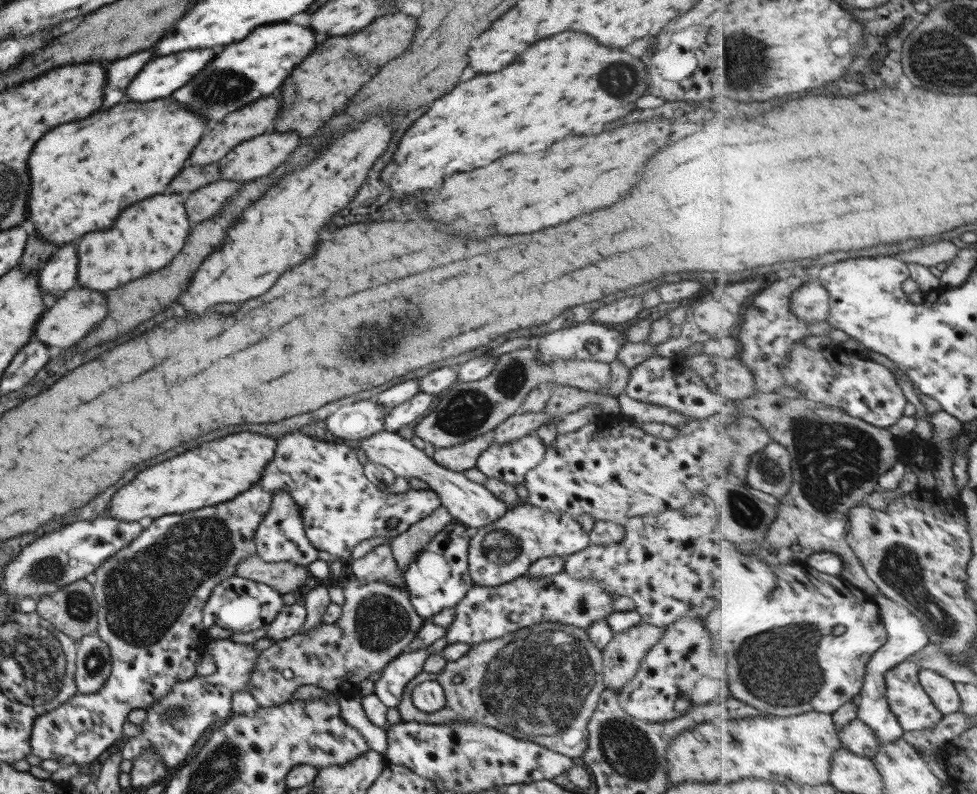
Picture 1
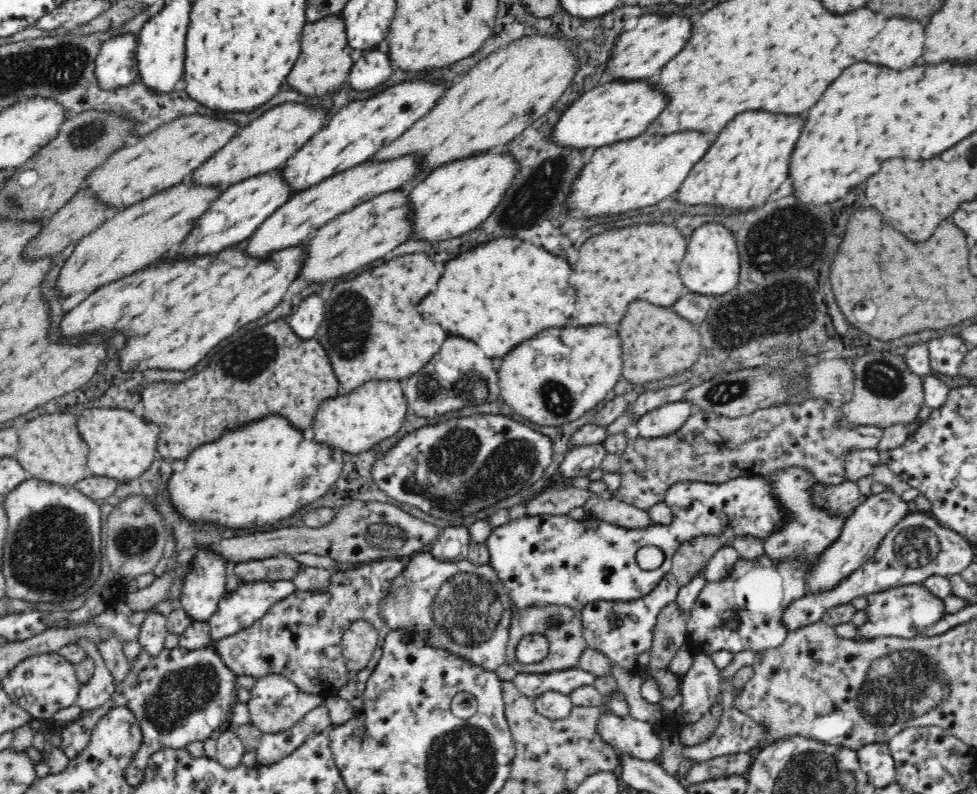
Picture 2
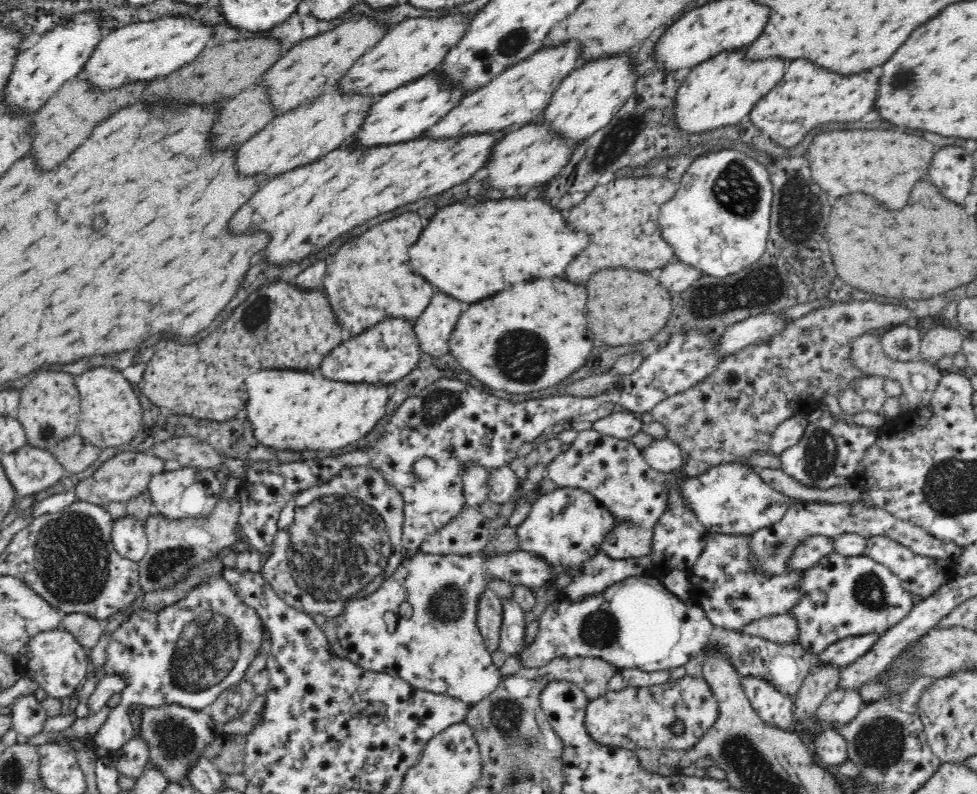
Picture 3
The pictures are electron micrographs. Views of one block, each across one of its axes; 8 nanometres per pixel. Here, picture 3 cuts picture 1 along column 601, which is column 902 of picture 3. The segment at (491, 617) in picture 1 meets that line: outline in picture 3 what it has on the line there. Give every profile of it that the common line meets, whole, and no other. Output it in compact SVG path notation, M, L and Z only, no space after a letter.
M835 551L802 571L798 591L798 604L788 613L798 627L793 642L815 657L844 637L871 632L884 634L902 622L915 605L914 596L902 589L900 579L886 566L863 555L842 557Z

